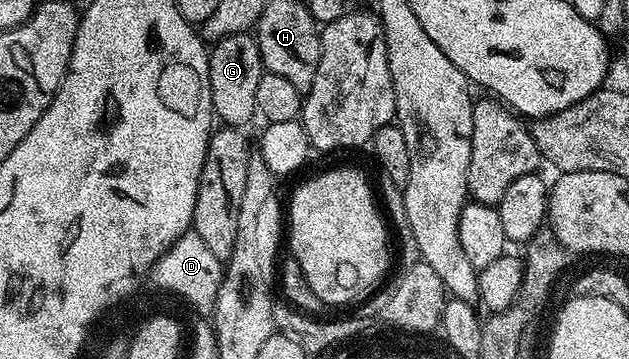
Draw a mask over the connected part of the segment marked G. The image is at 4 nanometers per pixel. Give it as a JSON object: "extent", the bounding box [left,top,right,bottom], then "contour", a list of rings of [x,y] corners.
{"extent":[208,32,265,129],"contour":[[[248,32],[230,34],[215,41],[208,54],[210,74],[210,98],[215,119],[221,125],[243,129],[257,115],[256,99],[258,82],[265,74],[265,66],[260,57],[255,35]]]}

